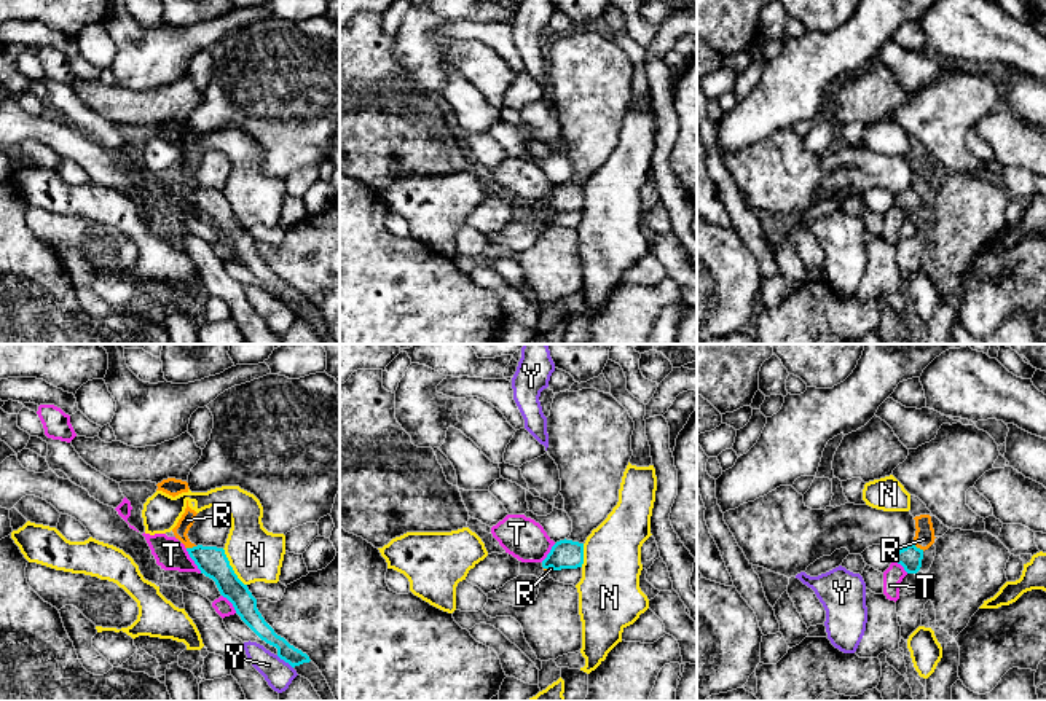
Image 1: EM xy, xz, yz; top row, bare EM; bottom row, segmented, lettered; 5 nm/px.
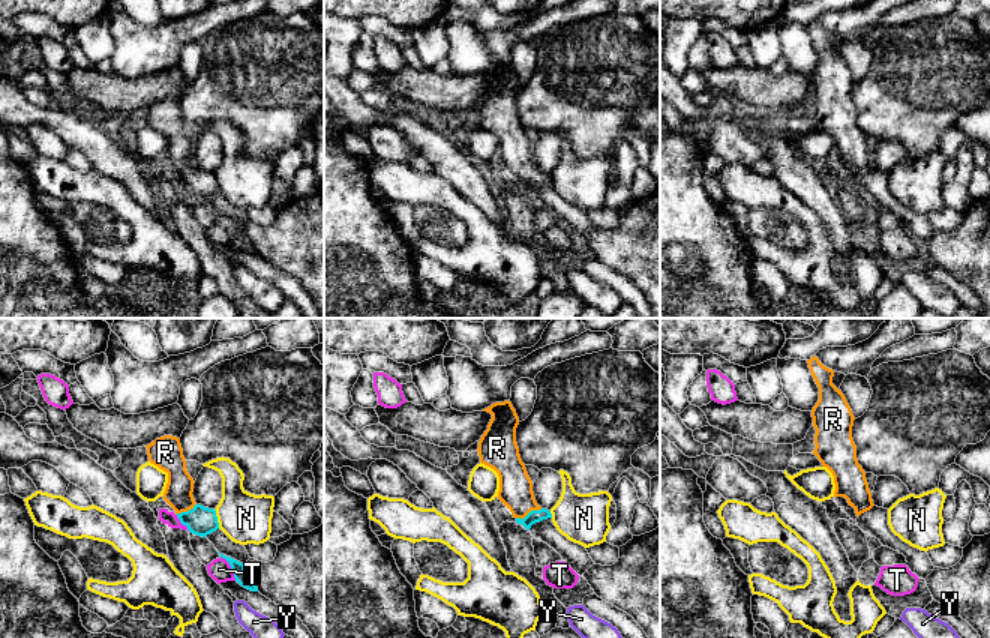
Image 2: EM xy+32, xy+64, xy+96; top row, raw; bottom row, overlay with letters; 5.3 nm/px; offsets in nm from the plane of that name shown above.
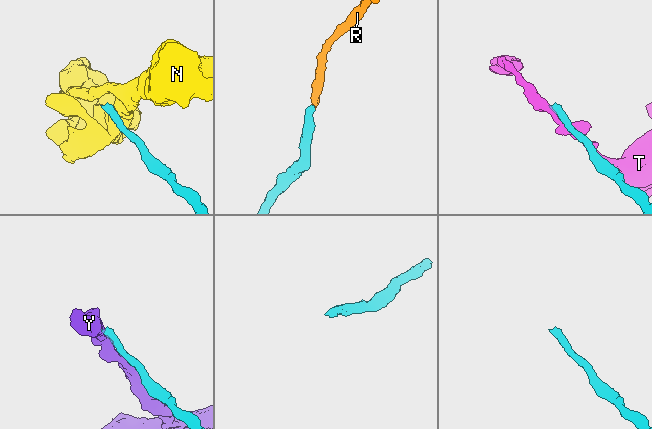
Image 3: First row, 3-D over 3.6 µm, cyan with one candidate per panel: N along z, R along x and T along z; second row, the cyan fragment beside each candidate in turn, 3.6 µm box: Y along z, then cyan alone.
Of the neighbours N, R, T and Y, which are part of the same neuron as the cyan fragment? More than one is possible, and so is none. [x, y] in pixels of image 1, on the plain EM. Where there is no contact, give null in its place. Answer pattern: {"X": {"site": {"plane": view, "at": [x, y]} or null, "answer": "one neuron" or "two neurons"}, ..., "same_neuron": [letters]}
{"N": {"site": {"plane": "xy", "at": [232, 211]}, "answer": "two neurons"}, "R": {"site": {"plane": "yz", "at": [919, 191]}, "answer": "one neuron"}, "T": {"site": {"plane": "xy", "at": [193, 203]}, "answer": "two neurons"}, "Y": {"site": {"plane": "xy", "at": [284, 303]}, "answer": "two neurons"}, "same_neuron": ["R"]}

